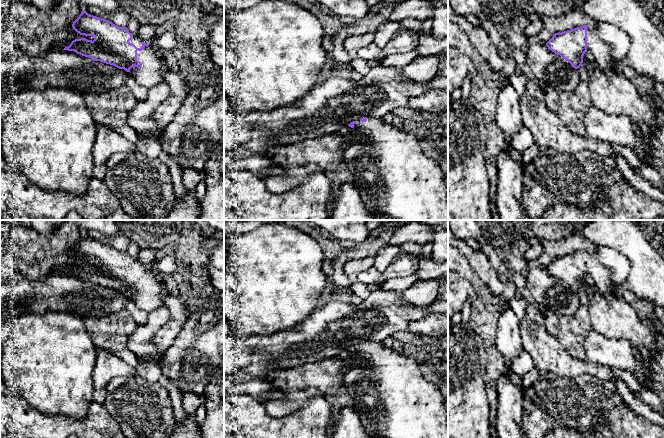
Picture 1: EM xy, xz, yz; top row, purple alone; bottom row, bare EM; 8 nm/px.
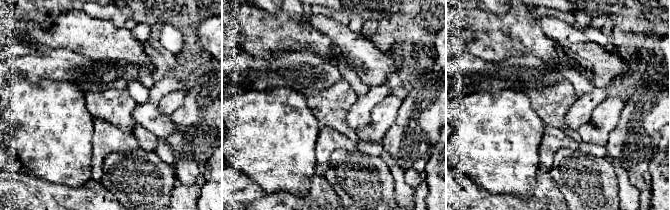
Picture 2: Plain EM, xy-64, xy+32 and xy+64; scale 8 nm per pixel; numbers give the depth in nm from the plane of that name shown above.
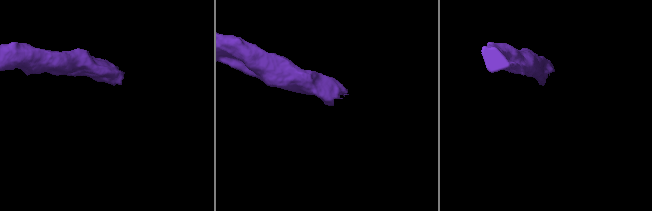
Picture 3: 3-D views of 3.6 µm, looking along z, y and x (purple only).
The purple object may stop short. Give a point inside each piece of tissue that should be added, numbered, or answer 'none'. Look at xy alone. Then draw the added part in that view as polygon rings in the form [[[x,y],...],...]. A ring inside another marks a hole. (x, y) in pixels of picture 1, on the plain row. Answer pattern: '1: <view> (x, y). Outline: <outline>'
1: xy (151, 297). Outline: [[[152,269],[137,275],[137,284],[142,287],[142,291],[133,290],[129,297],[147,313],[159,309],[164,304],[164,298],[169,296],[167,287],[156,279]]]

